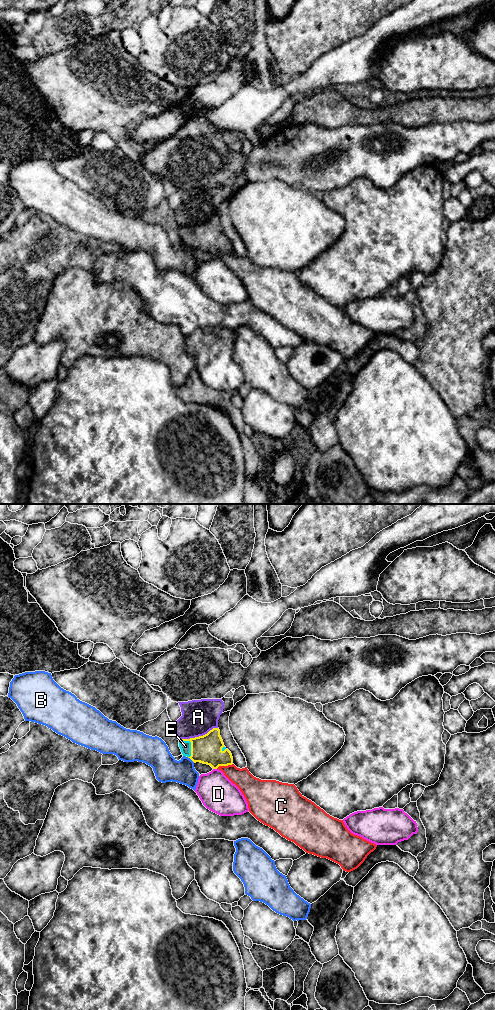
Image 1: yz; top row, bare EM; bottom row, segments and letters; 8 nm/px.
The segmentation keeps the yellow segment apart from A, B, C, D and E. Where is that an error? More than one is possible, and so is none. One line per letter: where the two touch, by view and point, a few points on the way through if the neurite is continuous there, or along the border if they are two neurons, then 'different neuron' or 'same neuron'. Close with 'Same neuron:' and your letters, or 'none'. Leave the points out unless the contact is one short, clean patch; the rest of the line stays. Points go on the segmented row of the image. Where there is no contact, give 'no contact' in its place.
A: contact yz (199, 736); different neuron
B: contact yz (190, 758); border yz (186, 756), (194, 762); different neuron
C: contact yz (224, 765); border yz (232, 763), (216, 768); different neuron
D: contact yz (215, 768); different neuron
E: contact yz (191, 744); same neuron
Same neuron: E

